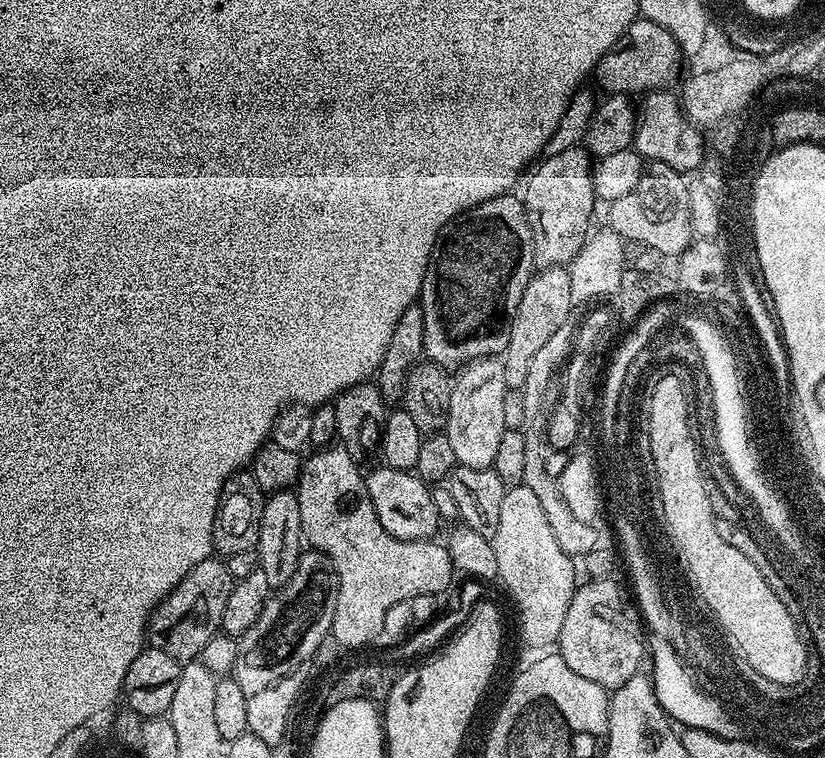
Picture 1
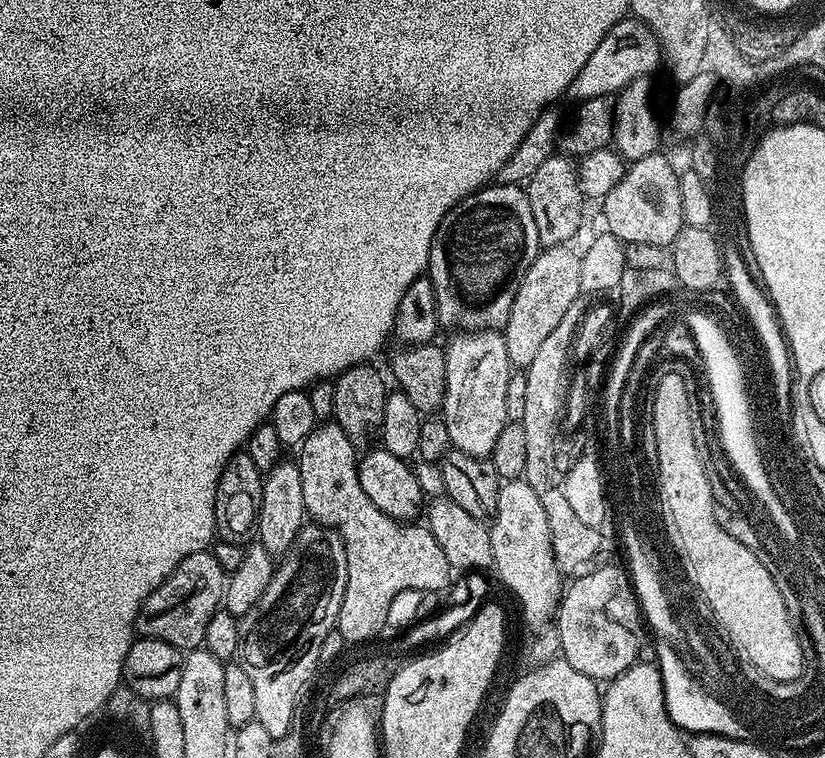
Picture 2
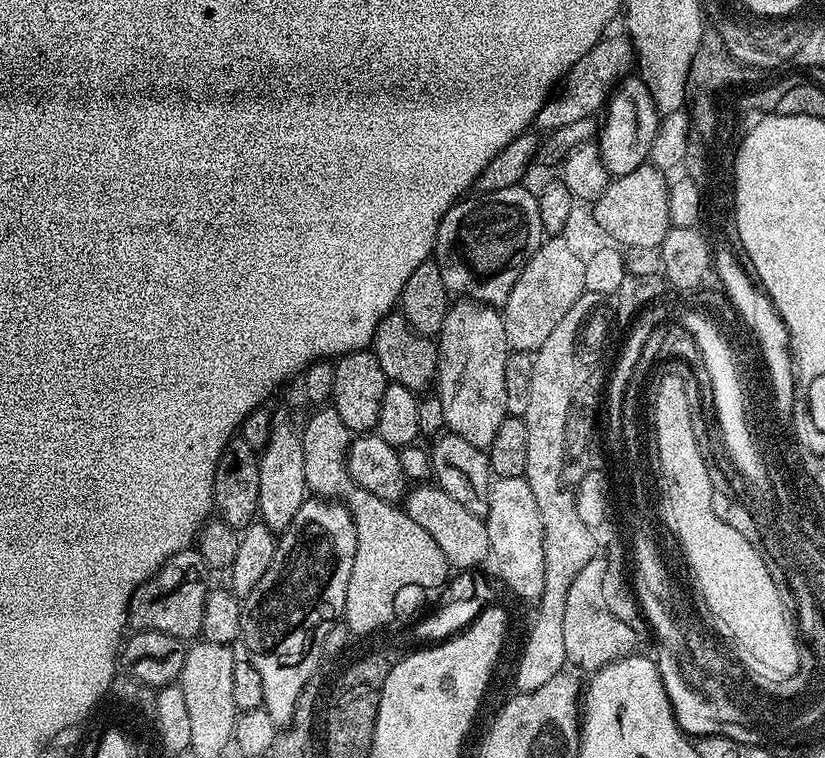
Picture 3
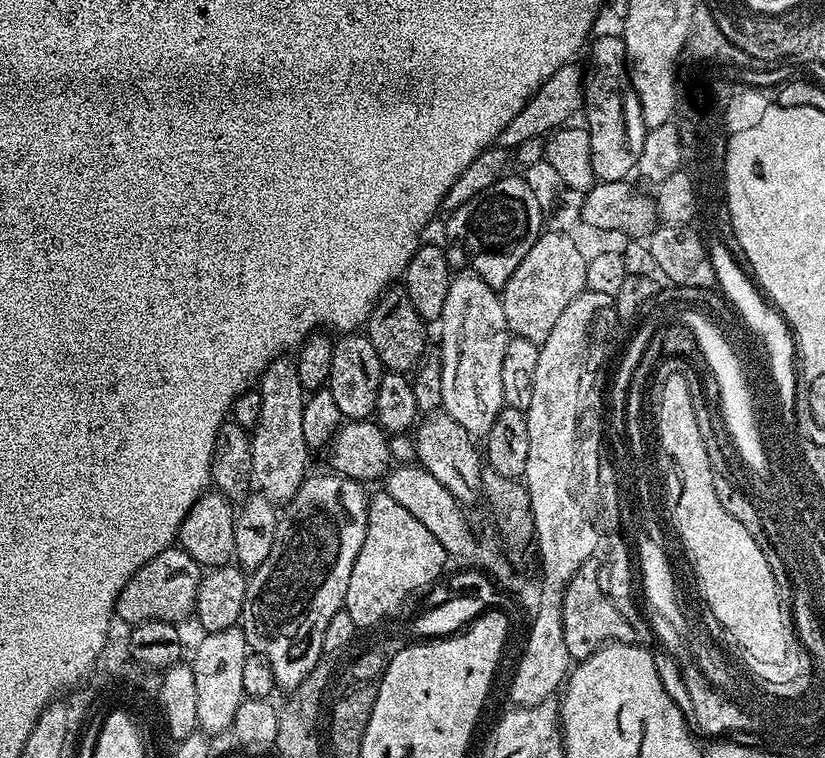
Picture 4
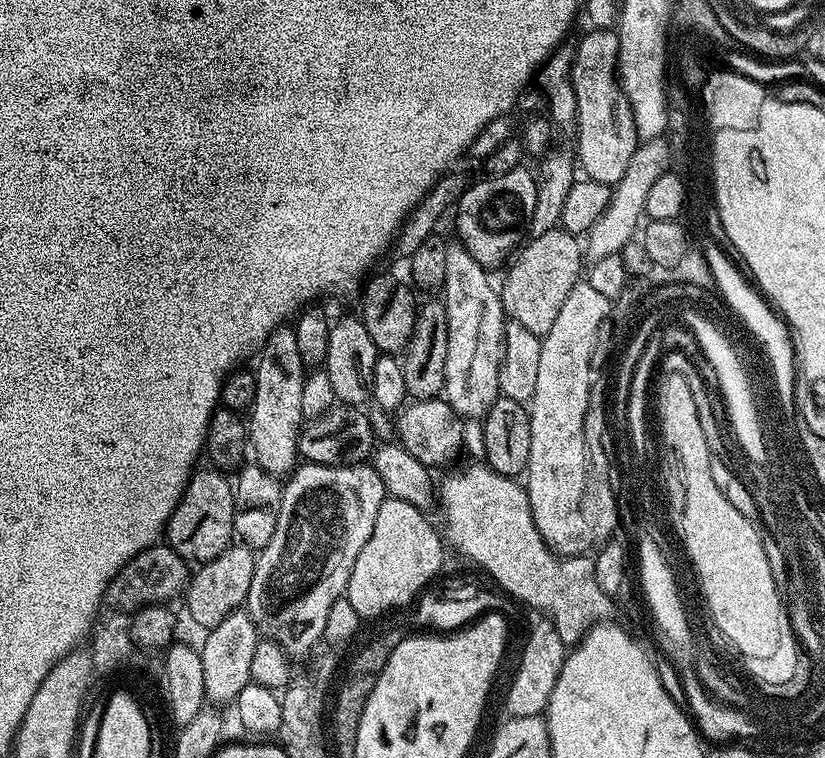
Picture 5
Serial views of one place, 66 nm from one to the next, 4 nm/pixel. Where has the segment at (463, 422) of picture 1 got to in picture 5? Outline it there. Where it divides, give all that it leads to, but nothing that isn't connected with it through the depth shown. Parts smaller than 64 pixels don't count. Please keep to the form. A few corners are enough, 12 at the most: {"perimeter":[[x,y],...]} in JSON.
{"perimeter":[[449,239],[443,395],[479,421],[501,397],[497,285]]}

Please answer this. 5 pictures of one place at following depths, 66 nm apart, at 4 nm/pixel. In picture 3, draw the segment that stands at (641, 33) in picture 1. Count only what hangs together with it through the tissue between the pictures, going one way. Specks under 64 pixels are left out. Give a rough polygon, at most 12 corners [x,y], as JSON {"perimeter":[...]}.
{"perimeter":[[624,34],[605,35],[534,121],[541,133],[595,117],[633,71]]}

